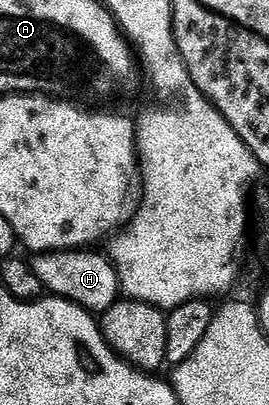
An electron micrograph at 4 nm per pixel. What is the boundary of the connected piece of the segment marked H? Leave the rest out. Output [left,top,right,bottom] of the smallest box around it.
[32,248,124,315]

